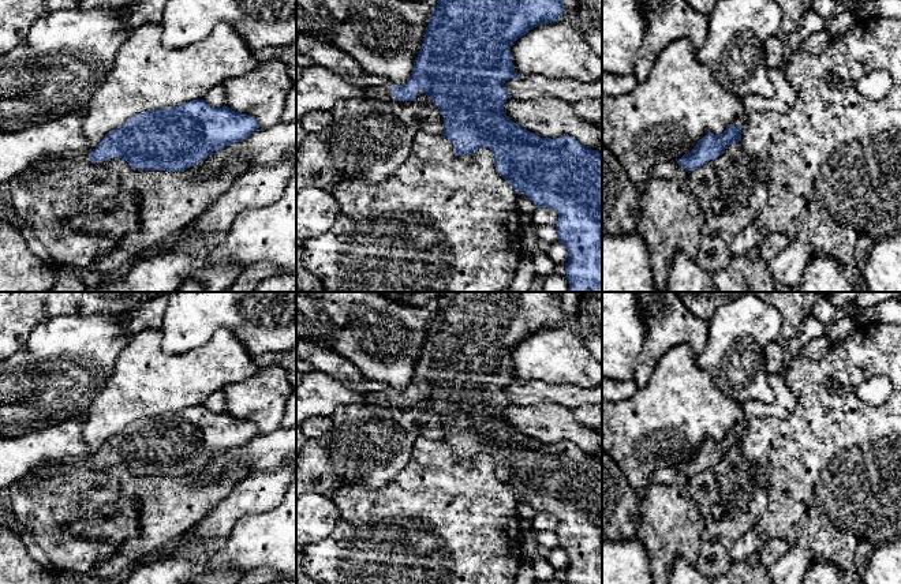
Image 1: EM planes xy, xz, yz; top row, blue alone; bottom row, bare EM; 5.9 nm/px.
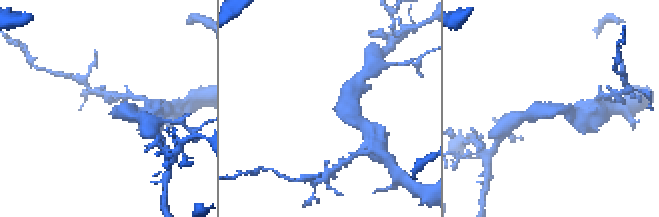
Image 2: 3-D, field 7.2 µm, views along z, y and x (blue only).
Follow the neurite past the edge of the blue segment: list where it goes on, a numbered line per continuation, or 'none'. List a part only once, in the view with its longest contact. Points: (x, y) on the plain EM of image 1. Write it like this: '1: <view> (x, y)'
1: xy (63, 444)

